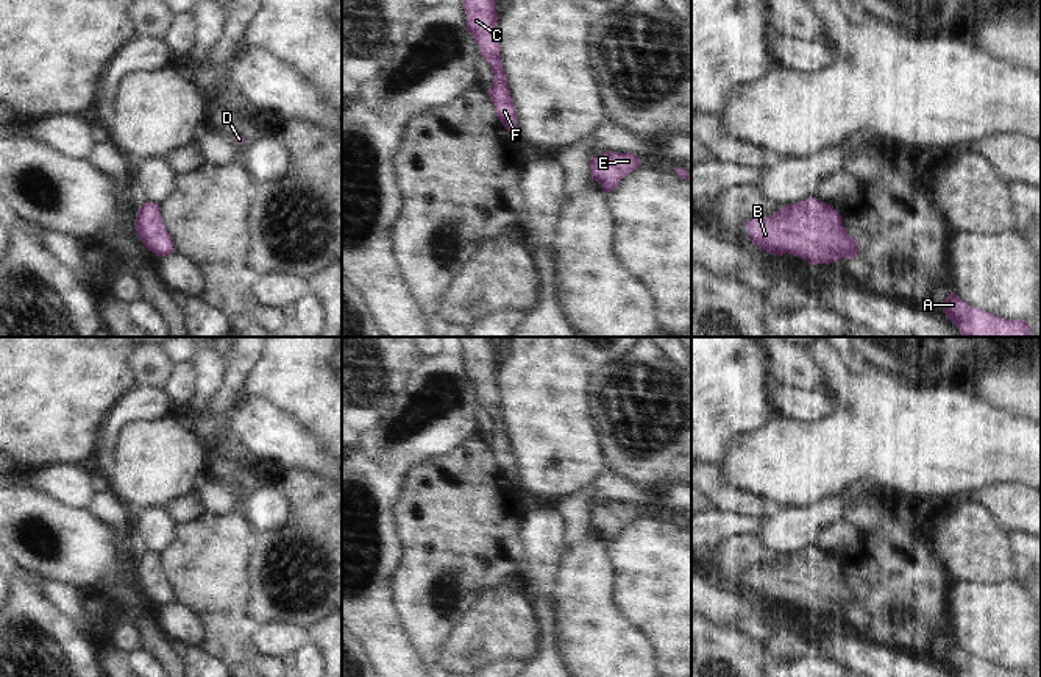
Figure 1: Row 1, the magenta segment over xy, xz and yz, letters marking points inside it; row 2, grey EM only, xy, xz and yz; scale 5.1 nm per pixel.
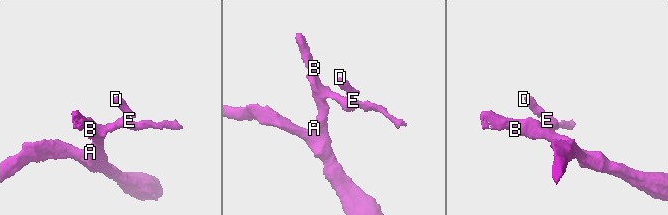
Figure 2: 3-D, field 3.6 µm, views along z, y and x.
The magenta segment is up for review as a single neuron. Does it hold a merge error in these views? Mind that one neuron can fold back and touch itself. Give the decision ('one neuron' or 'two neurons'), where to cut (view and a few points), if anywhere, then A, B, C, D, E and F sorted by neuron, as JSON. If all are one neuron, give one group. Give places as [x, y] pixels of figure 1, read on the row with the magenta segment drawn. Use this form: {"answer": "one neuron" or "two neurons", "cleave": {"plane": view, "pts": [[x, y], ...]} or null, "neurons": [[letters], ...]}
{"answer": "one neuron", "cleave": null, "neurons": [["A", "B", "C", "D", "E", "F"]]}

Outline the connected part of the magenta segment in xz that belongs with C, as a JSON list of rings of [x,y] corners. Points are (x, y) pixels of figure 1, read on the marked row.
[[[464,0],[462,8],[467,14],[467,31],[479,45],[482,59],[493,72],[493,84],[489,97],[495,106],[495,115],[507,131],[518,131],[513,100],[507,87],[507,80],[501,67],[499,42],[495,33],[498,12],[495,0]]]

